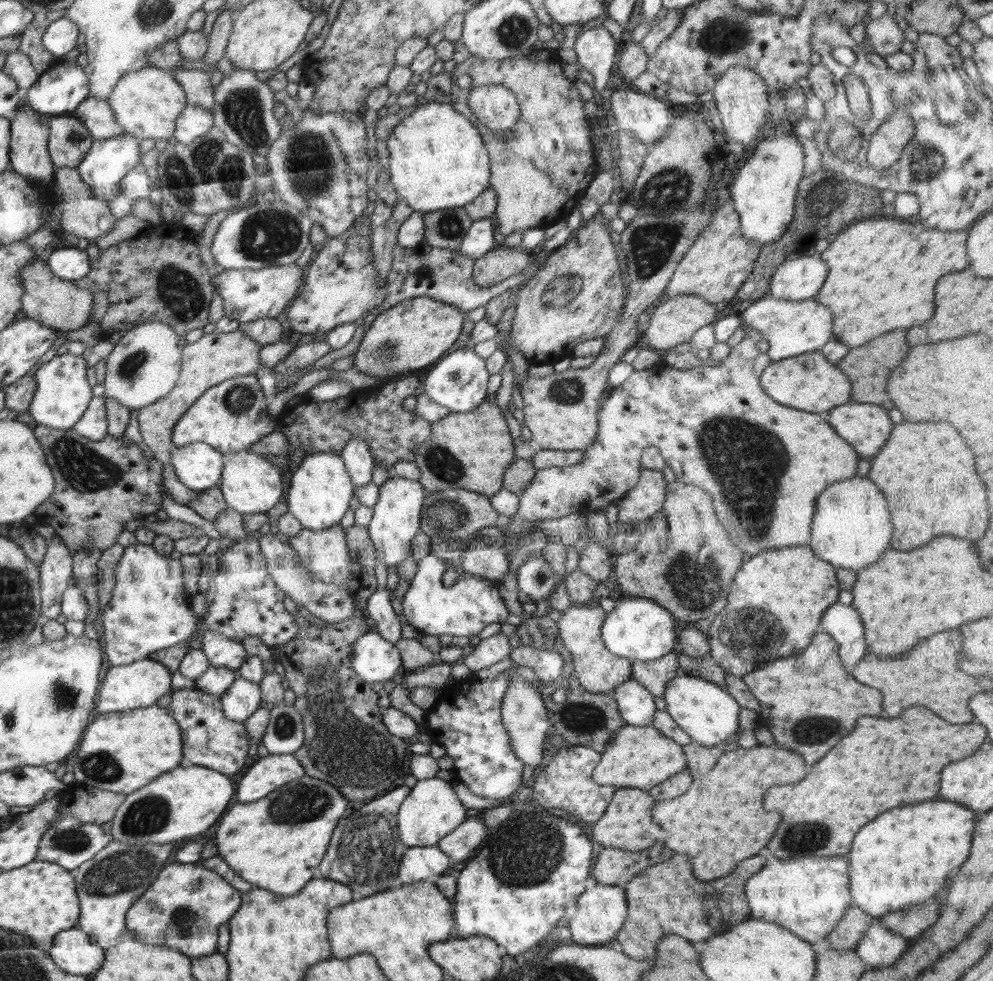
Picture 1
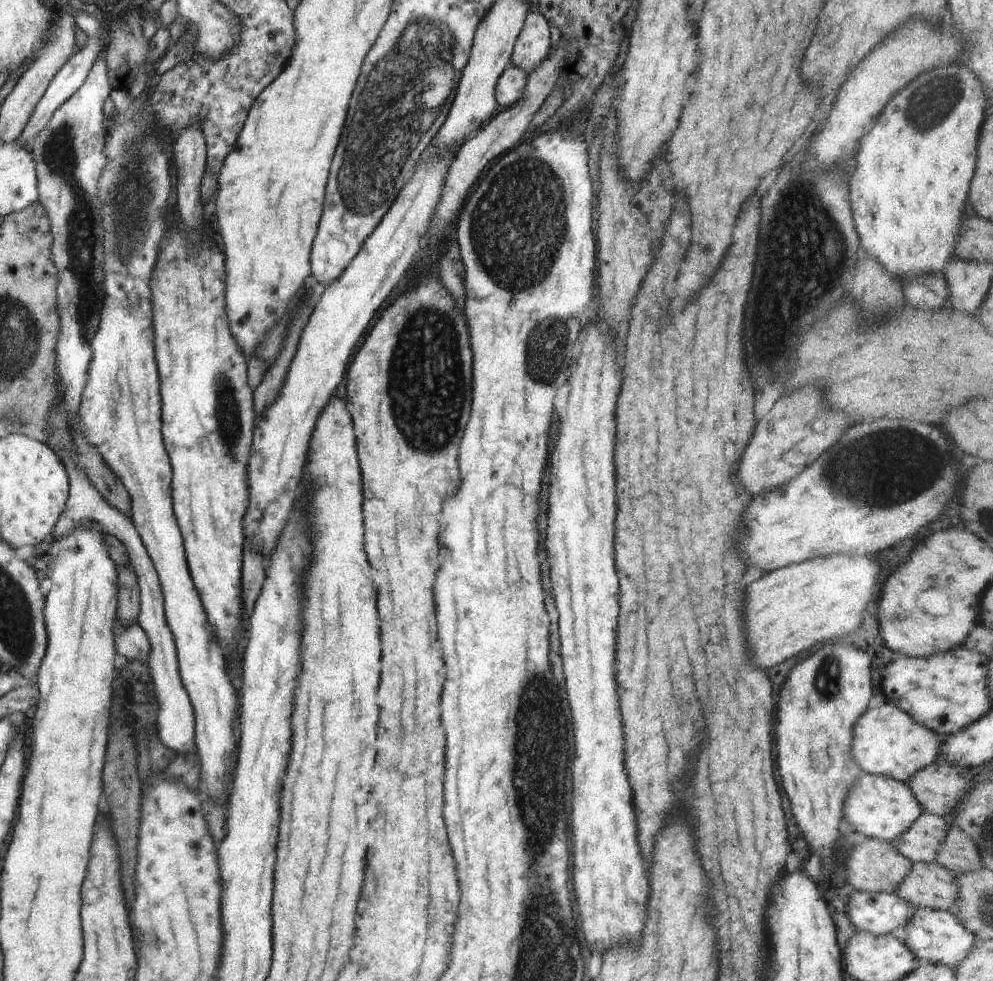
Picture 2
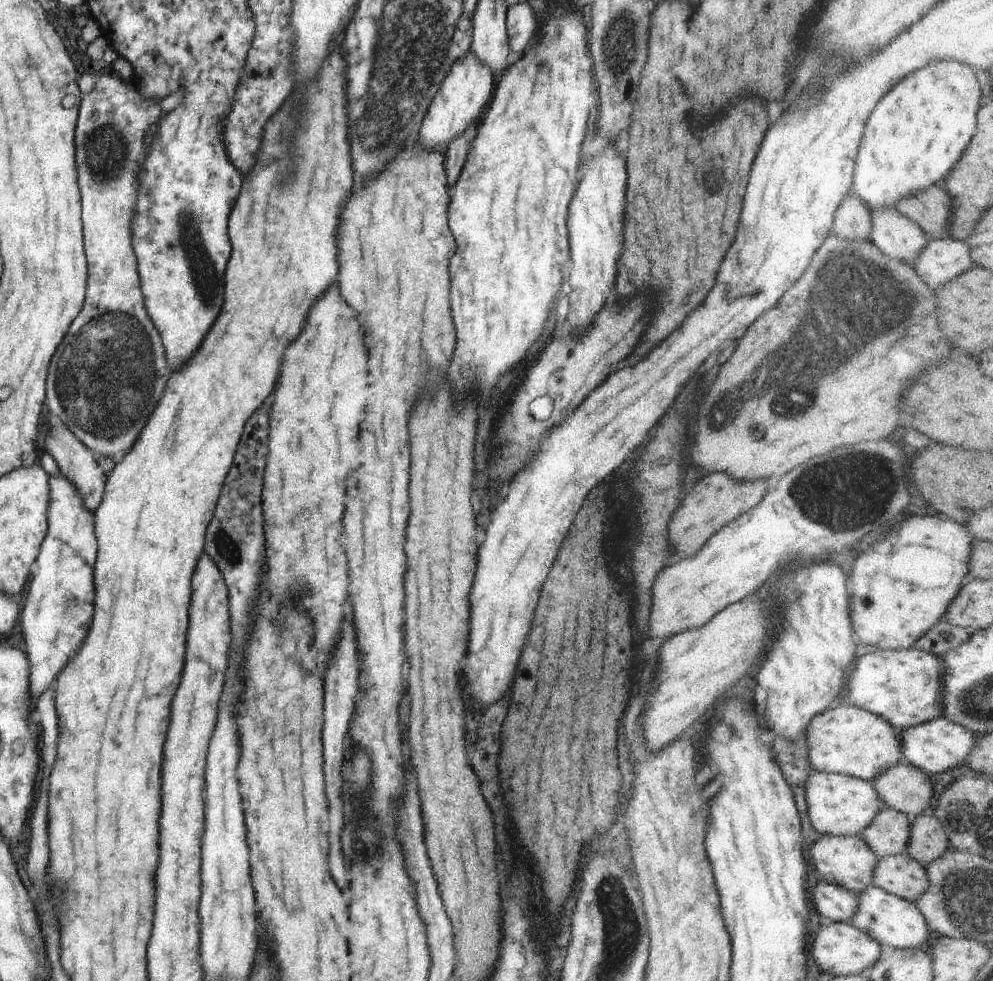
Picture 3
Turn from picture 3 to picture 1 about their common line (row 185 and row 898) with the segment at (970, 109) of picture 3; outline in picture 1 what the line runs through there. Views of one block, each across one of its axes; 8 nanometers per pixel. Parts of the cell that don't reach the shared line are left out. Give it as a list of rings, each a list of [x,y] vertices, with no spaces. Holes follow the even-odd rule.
[[[932,800],[888,810],[868,822],[847,852],[853,904],[879,918],[932,900],[944,890],[950,874],[968,860],[977,816],[966,806]]]

